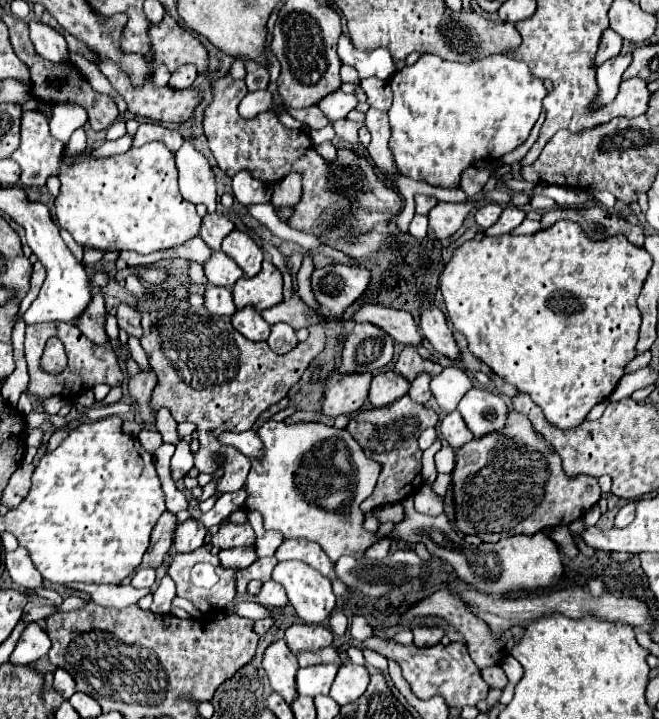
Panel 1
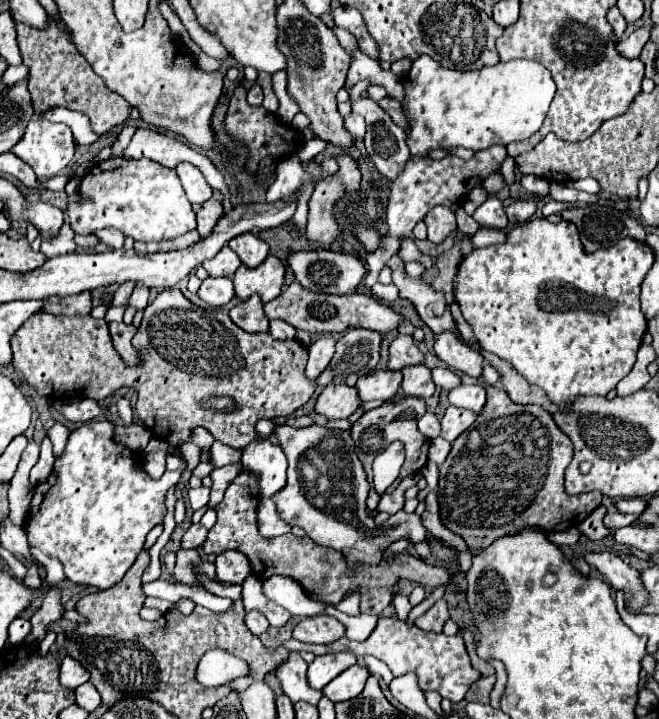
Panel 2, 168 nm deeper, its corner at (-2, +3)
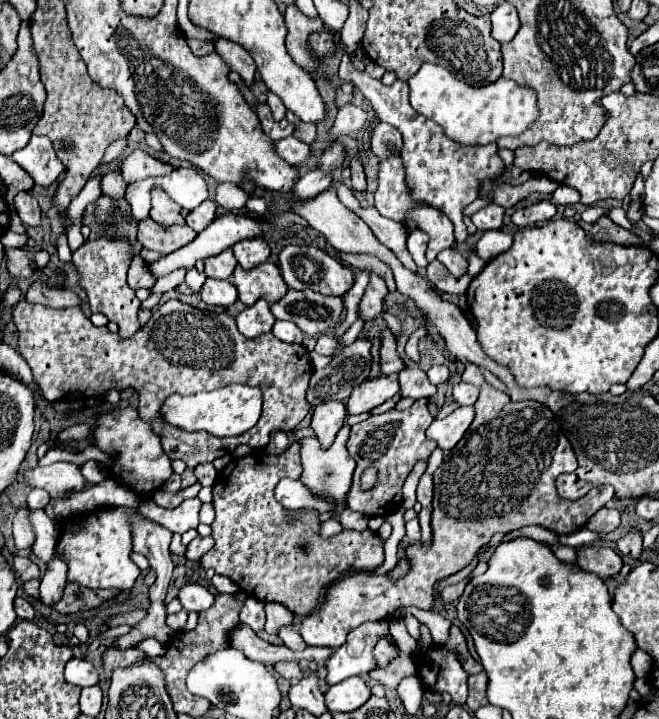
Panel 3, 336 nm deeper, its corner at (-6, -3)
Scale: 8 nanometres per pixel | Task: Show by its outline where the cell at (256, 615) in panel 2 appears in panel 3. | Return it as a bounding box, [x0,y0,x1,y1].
[241,598,265,632]

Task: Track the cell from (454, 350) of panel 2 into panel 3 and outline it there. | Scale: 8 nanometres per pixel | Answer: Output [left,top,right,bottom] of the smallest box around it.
[301,362,613,648]

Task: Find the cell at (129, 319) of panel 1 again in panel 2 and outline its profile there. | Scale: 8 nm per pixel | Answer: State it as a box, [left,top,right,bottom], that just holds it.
[113,280,135,306]

